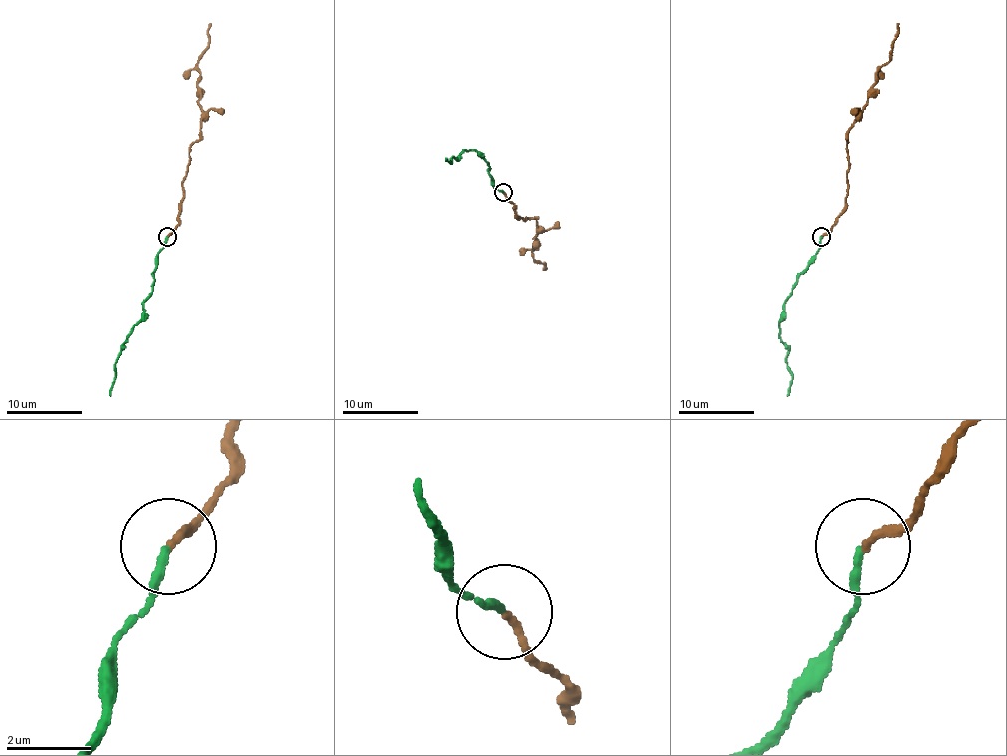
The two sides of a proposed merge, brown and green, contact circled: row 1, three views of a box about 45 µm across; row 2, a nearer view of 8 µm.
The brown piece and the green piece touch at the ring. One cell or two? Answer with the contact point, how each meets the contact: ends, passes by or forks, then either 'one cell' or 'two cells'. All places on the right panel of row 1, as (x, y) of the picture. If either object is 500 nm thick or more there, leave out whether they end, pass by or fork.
(821, 236) | brown ends | green ends | one cell

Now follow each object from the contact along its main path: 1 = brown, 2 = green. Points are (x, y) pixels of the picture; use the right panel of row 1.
1: (821, 237), (845, 205), (849, 127), (866, 103), (868, 89), (877, 72), (887, 63), (898, 23)
2: (821, 237), (815, 260), (798, 277), (779, 322), (792, 383), (786, 396)

